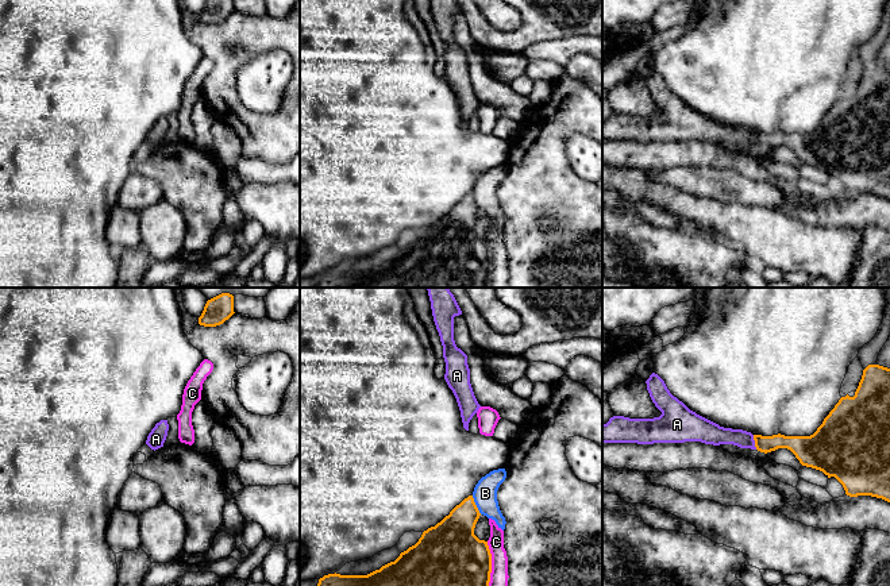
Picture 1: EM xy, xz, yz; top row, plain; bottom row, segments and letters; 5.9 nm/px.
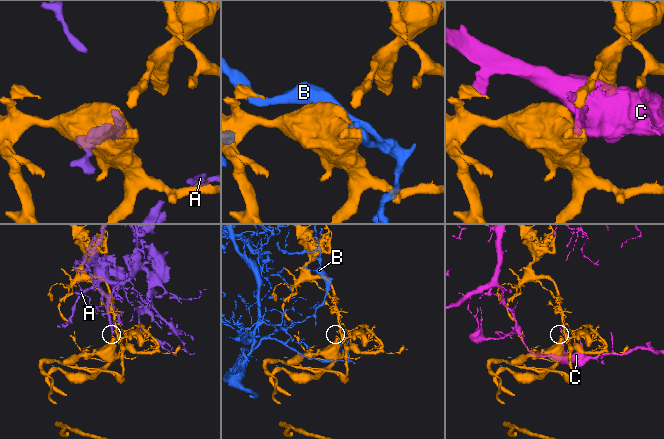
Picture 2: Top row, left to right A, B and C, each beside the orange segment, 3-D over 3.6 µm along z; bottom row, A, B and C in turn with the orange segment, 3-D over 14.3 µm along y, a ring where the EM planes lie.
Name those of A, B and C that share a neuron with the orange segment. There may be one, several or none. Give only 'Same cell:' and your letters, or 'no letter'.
Same cell: A

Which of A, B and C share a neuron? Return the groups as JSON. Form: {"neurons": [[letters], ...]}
{"neurons": [["A"], ["B"], ["C"]]}

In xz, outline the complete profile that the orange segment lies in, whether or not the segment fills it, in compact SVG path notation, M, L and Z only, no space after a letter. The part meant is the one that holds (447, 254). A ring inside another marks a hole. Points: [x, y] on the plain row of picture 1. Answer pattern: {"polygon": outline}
{"polygon": "M469 193L394 259L367 273L324 273L313 288L488 288L492 251L474 232L479 213Z"}

